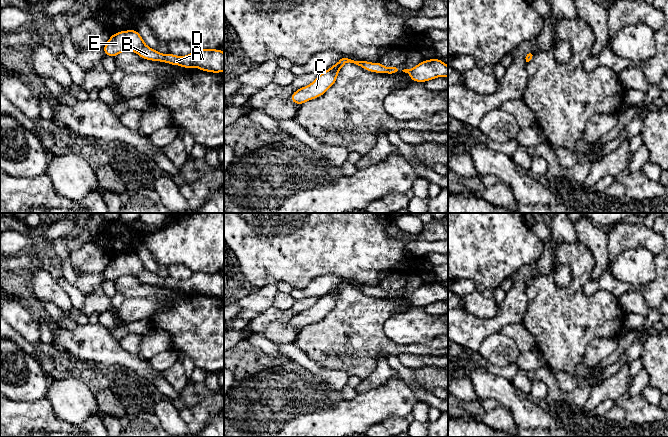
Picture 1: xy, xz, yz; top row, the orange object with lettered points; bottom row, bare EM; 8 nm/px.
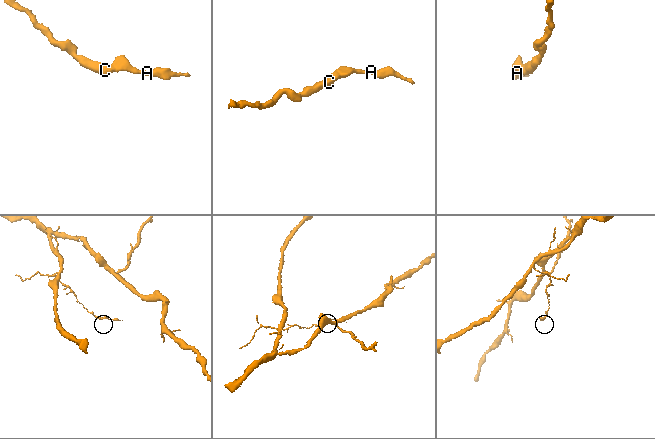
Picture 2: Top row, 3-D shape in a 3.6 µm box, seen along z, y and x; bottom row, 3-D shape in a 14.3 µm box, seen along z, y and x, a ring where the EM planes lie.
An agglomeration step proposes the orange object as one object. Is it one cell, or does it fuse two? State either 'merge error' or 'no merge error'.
no merge error

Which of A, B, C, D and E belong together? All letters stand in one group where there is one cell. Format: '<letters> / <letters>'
A B C D E

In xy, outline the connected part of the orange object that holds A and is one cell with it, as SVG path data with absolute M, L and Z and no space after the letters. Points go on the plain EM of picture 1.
M135 253L119 255L111 259L103 271L105 280L116 281L119 277L125 275L135 276L145 284L166 286L186 293L197 291L199 294L212 297L222 297L224 295L224 277L221 273L197 272L187 280L176 280L171 277L161 278L148 271L140 257Z

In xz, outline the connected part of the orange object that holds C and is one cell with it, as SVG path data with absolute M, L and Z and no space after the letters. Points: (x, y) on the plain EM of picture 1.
M342 282L336 286L331 292L320 297L311 308L297 313L290 321L290 325L298 328L299 330L306 325L316 323L327 316L327 314L333 310L336 306L339 294L346 287L354 287L362 291L366 295L374 297L385 297L393 299L401 295L400 290L385 291L380 286L367 286L367 285L354 285L348 282Z

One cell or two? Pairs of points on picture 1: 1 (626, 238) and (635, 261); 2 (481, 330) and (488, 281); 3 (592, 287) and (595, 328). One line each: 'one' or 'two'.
1: two
2: two
3: two

